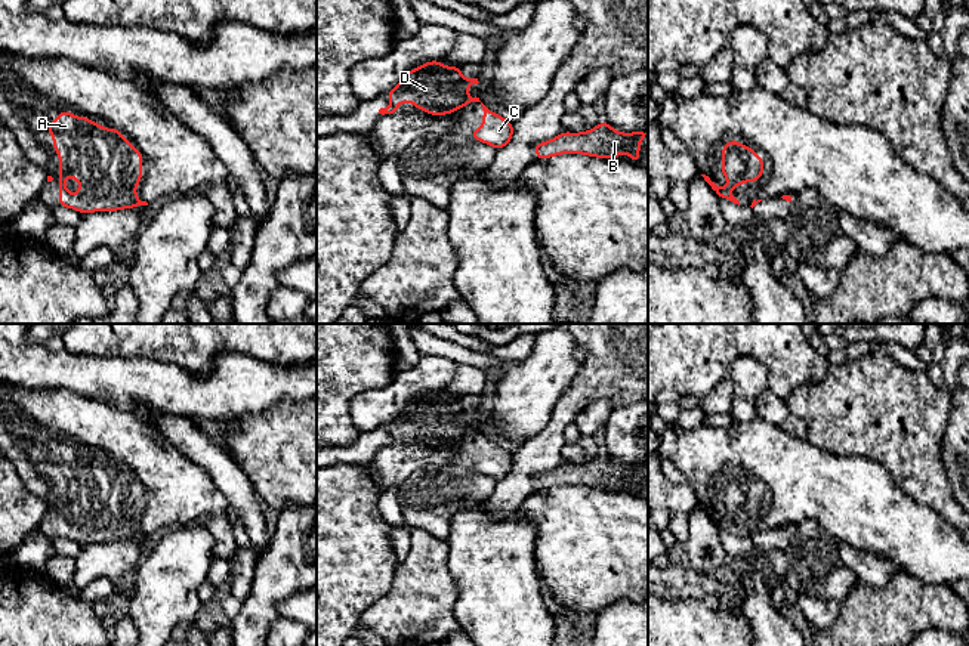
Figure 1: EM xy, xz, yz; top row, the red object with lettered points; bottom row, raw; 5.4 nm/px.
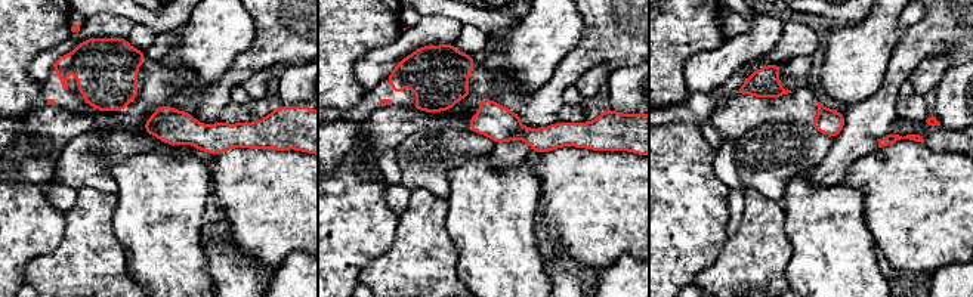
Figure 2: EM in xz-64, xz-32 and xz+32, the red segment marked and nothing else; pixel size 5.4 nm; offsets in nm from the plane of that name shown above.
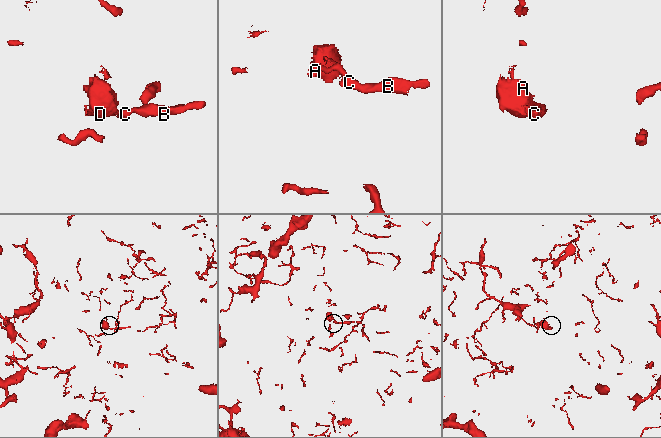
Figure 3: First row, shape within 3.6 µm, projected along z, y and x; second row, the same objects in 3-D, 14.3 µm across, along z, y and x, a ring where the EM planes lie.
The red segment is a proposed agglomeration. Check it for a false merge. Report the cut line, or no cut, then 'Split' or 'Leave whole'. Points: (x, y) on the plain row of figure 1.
Split along xz (469, 427), (462, 436). Split

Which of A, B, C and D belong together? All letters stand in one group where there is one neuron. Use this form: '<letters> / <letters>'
A D / B C

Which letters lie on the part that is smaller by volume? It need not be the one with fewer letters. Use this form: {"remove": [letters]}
{"remove": ["B", "C"]}

